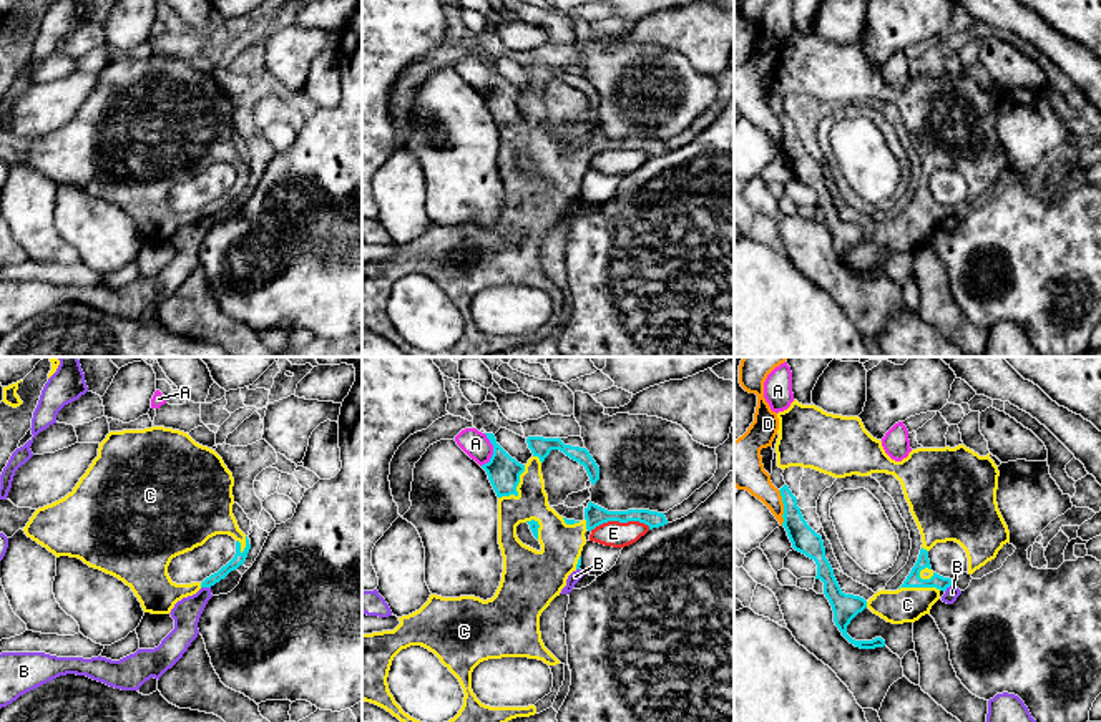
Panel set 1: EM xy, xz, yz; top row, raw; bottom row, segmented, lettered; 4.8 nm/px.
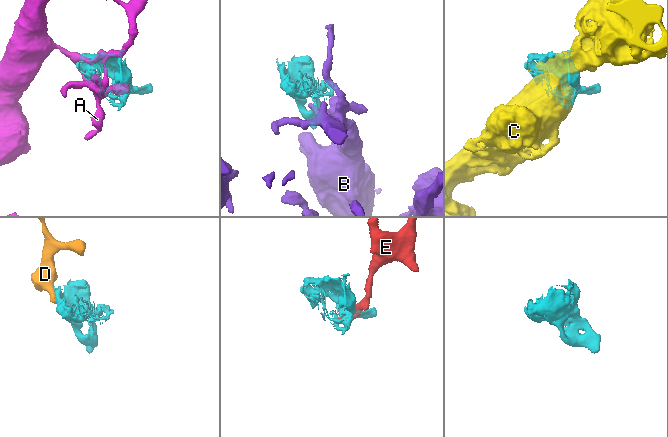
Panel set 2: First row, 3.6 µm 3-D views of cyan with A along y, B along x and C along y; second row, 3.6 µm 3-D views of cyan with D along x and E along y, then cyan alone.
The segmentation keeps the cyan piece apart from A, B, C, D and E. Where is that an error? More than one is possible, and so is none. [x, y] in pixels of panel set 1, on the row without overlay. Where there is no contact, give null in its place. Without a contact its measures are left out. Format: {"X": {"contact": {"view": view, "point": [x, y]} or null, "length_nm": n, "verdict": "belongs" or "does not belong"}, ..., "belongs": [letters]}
{"A": {"contact": {"view": "xz", "point": [494, 80]}, "length_nm": 160, "verdict": "does not belong"}, "B": {"contact": {"view": "xy", "point": [206, 214]}, "length_nm": 50, "verdict": "does not belong"}, "C": {"contact": {"view": "xz", "point": [515, 117]}, "length_nm": 220, "verdict": "belongs"}, "D": {"contact": {"view": "yz", "point": [784, 136]}, "length_nm": 180, "verdict": "does not belong"}, "E": {"contact": {"view": "xz", "point": [620, 150]}, "length_nm": 300, "verdict": "does not belong"}, "belongs": ["C"]}

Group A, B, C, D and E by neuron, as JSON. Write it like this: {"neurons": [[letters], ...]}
{"neurons": [["A"], ["B"], ["C"], ["D", "E"]]}

